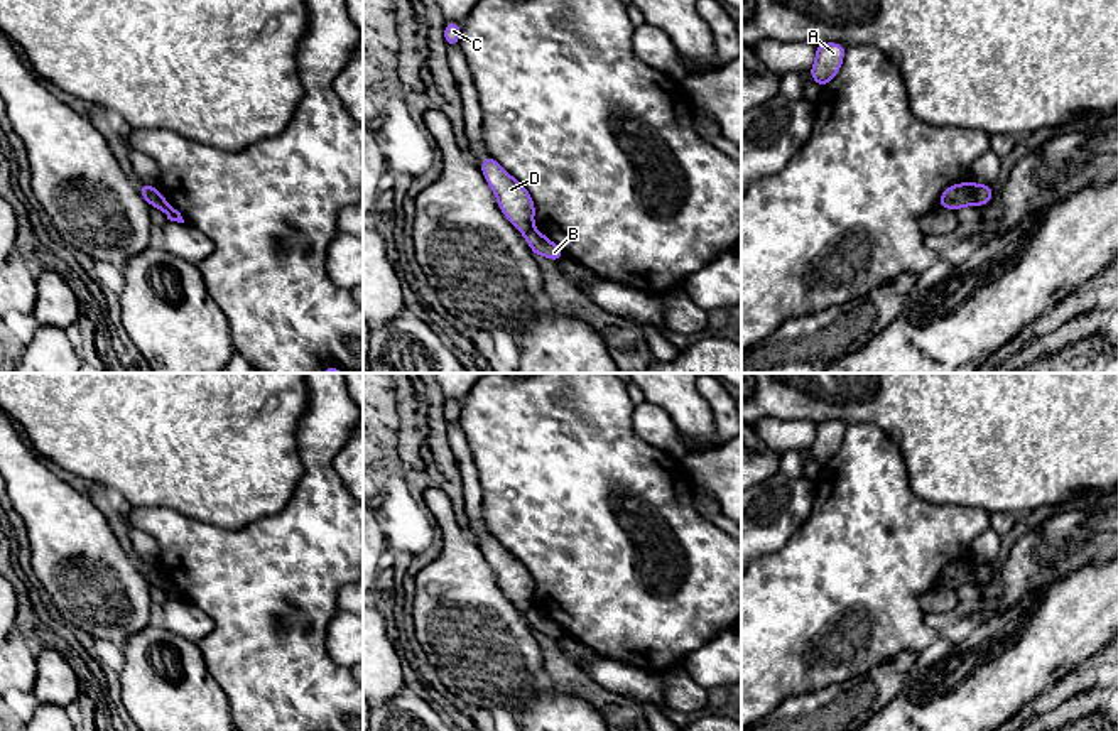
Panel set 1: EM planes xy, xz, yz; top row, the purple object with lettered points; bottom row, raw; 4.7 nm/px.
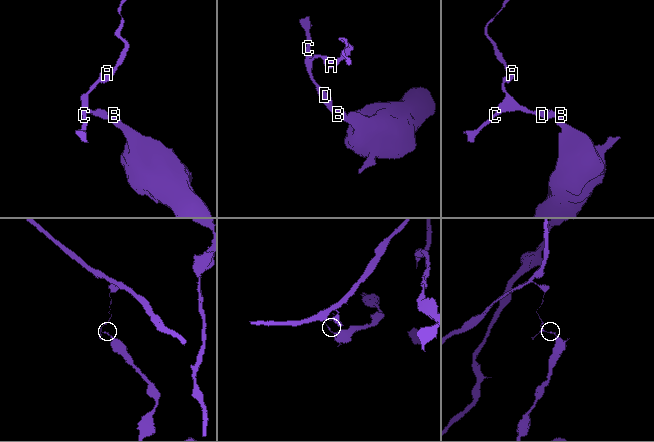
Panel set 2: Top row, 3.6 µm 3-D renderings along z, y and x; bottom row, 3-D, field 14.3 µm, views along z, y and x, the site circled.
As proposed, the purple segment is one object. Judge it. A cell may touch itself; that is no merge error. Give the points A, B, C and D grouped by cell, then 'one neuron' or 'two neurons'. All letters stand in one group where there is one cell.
A C D / B; two neurons

